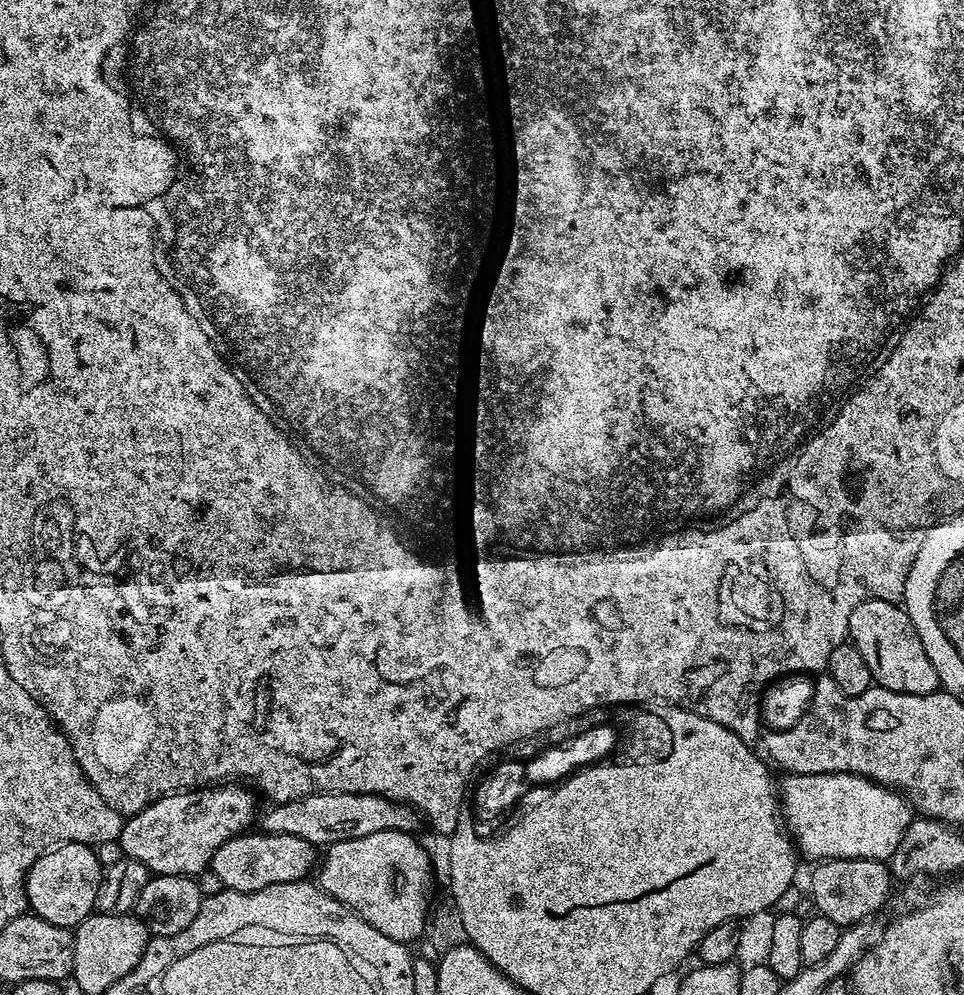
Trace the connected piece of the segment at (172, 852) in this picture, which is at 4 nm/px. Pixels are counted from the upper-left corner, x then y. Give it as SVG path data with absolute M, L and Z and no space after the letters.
M224 782L219 786L205 787L203 791L181 790L173 792L170 796L163 796L161 800L155 800L141 812L136 812L125 819L118 841L118 847L124 851L121 853L129 860L142 862L142 866L146 866L149 873L158 876L199 877L200 873L211 865L218 846L222 846L227 840L232 840L238 835L247 833L253 827L251 824L254 824L258 816L257 793L251 787L248 787L249 789L244 787L248 786L240 782Z

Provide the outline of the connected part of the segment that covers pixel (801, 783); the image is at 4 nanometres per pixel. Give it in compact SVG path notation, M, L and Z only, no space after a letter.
M823 772L817 776L797 776L788 774L778 784L778 800L782 805L782 820L787 831L794 837L794 843L812 862L837 860L838 858L870 858L891 861L902 834L914 819L914 809L899 791L875 784L864 776L852 772Z

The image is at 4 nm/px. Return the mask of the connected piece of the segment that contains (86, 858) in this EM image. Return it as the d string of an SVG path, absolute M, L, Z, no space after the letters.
M70 843L50 848L32 863L28 881L24 884L28 892L28 906L35 915L41 916L54 926L75 929L87 916L93 915L100 883L104 880L105 869L100 868L95 847Z

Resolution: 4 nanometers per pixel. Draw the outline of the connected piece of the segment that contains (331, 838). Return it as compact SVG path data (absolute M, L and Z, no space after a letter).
M313 792L310 796L303 796L285 804L273 803L268 813L261 815L259 827L270 834L294 834L306 842L317 846L327 846L334 842L346 842L350 838L366 838L366 834L378 834L378 830L394 830L412 832L415 829L417 813L409 805L390 800L376 792Z

